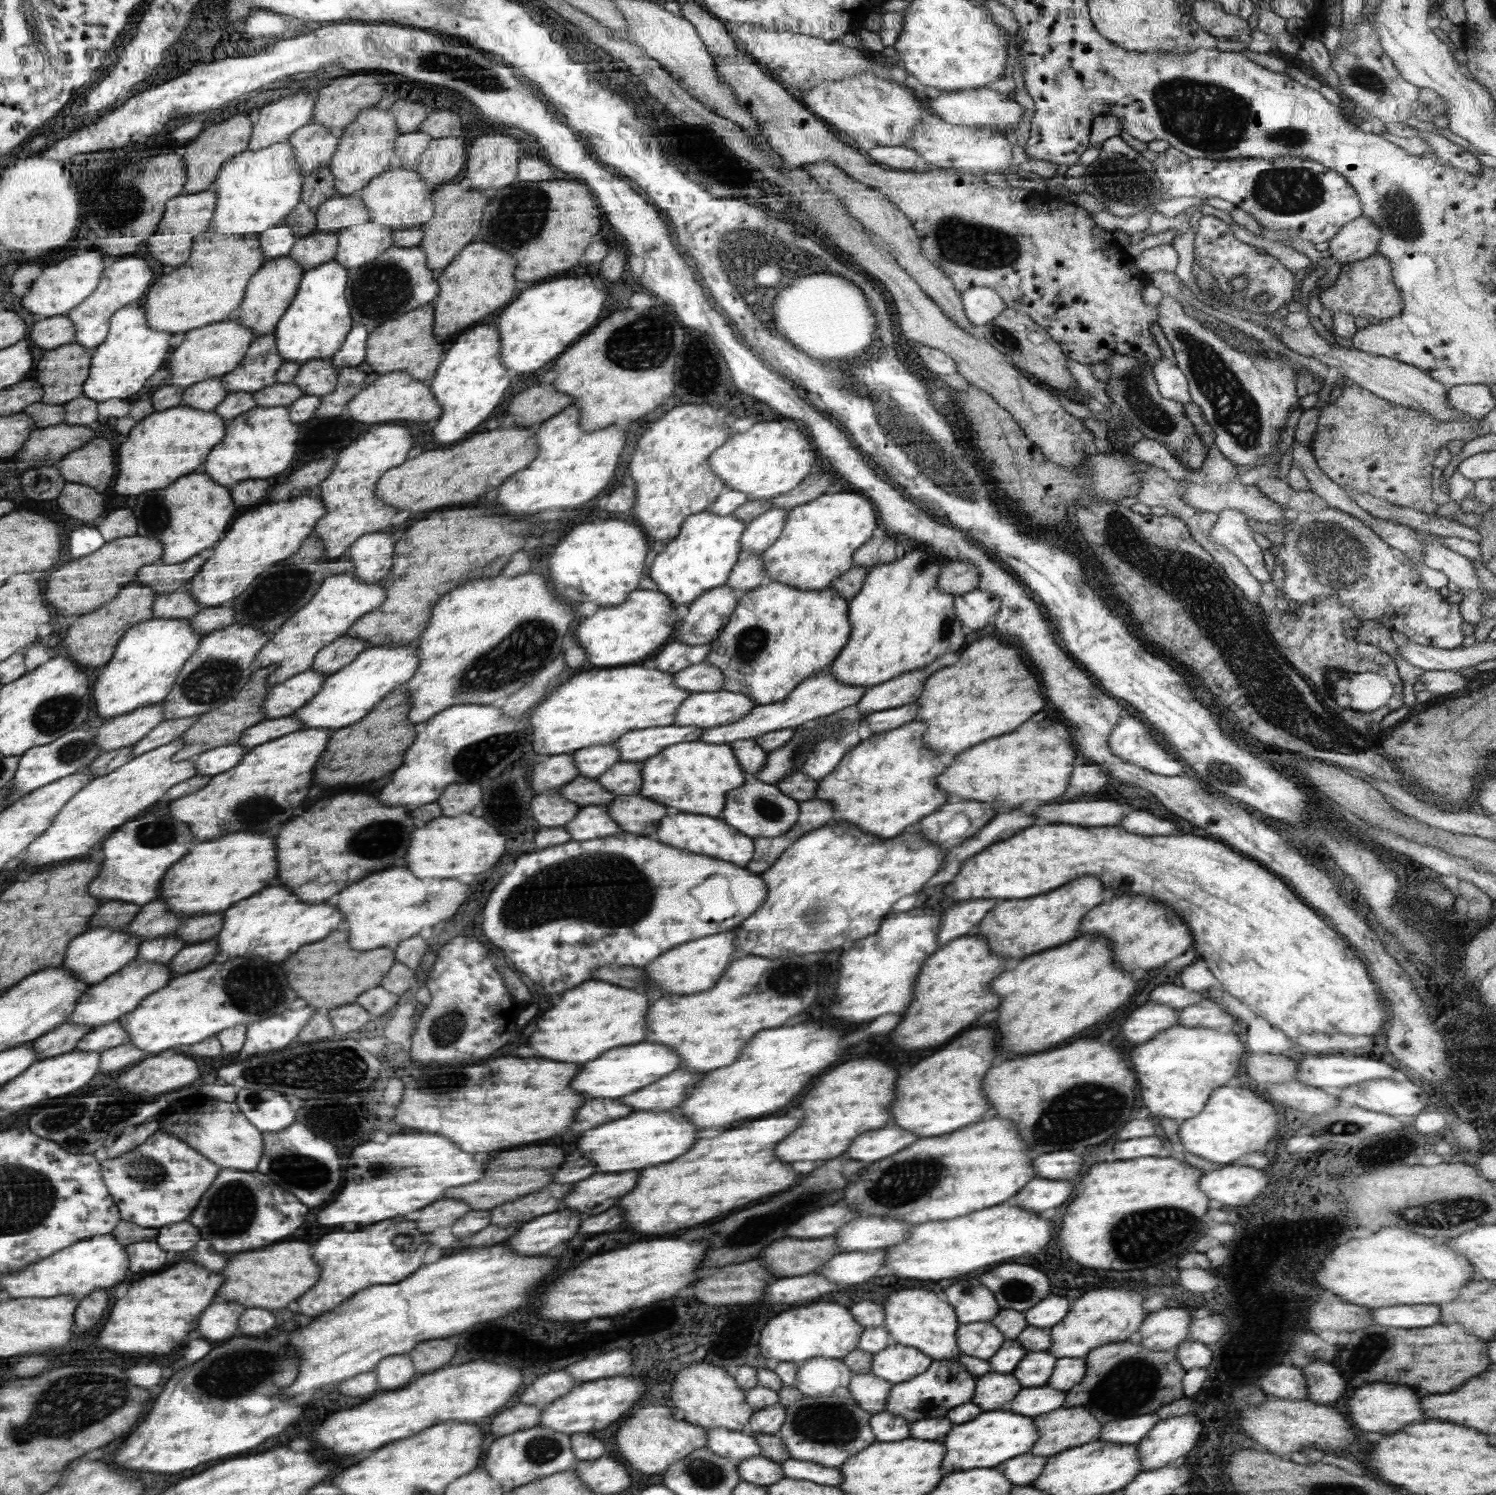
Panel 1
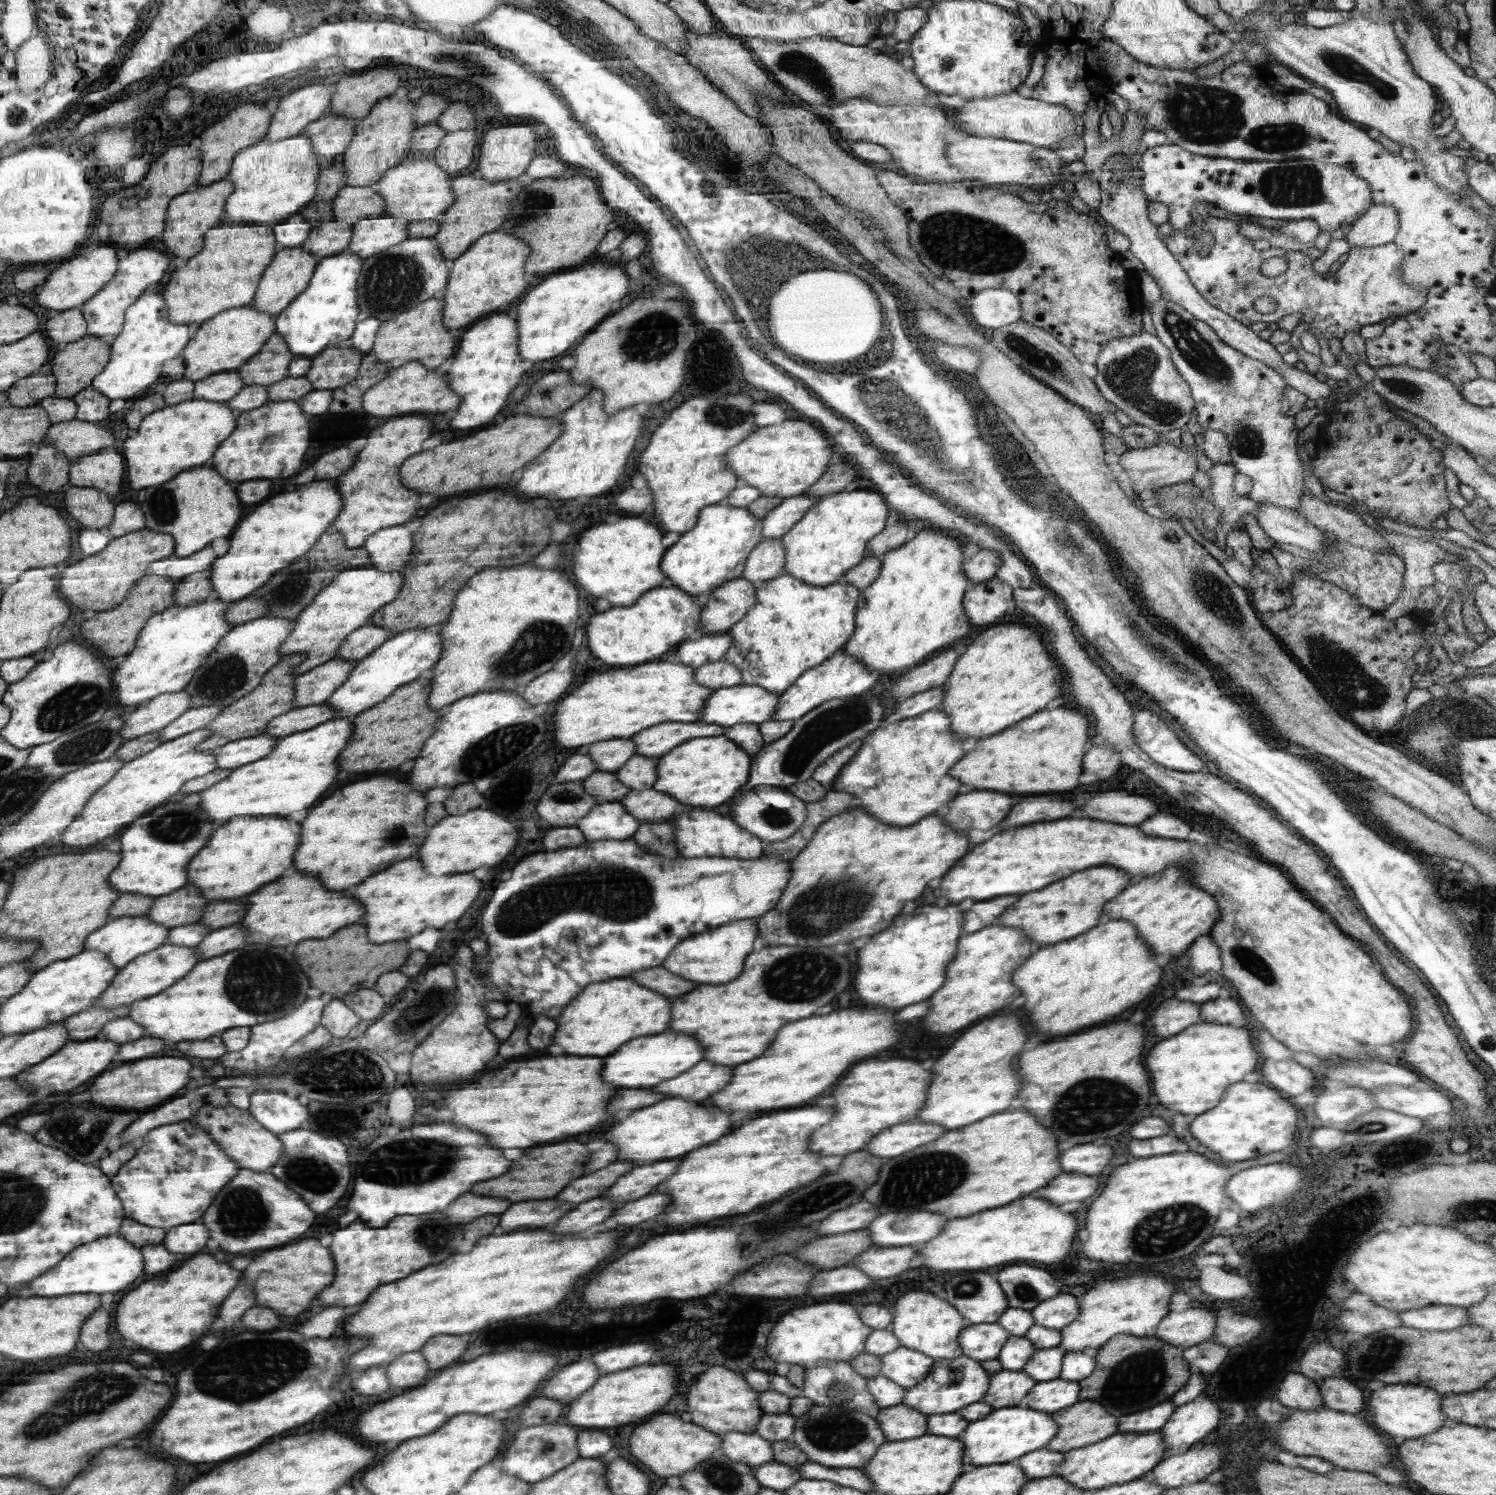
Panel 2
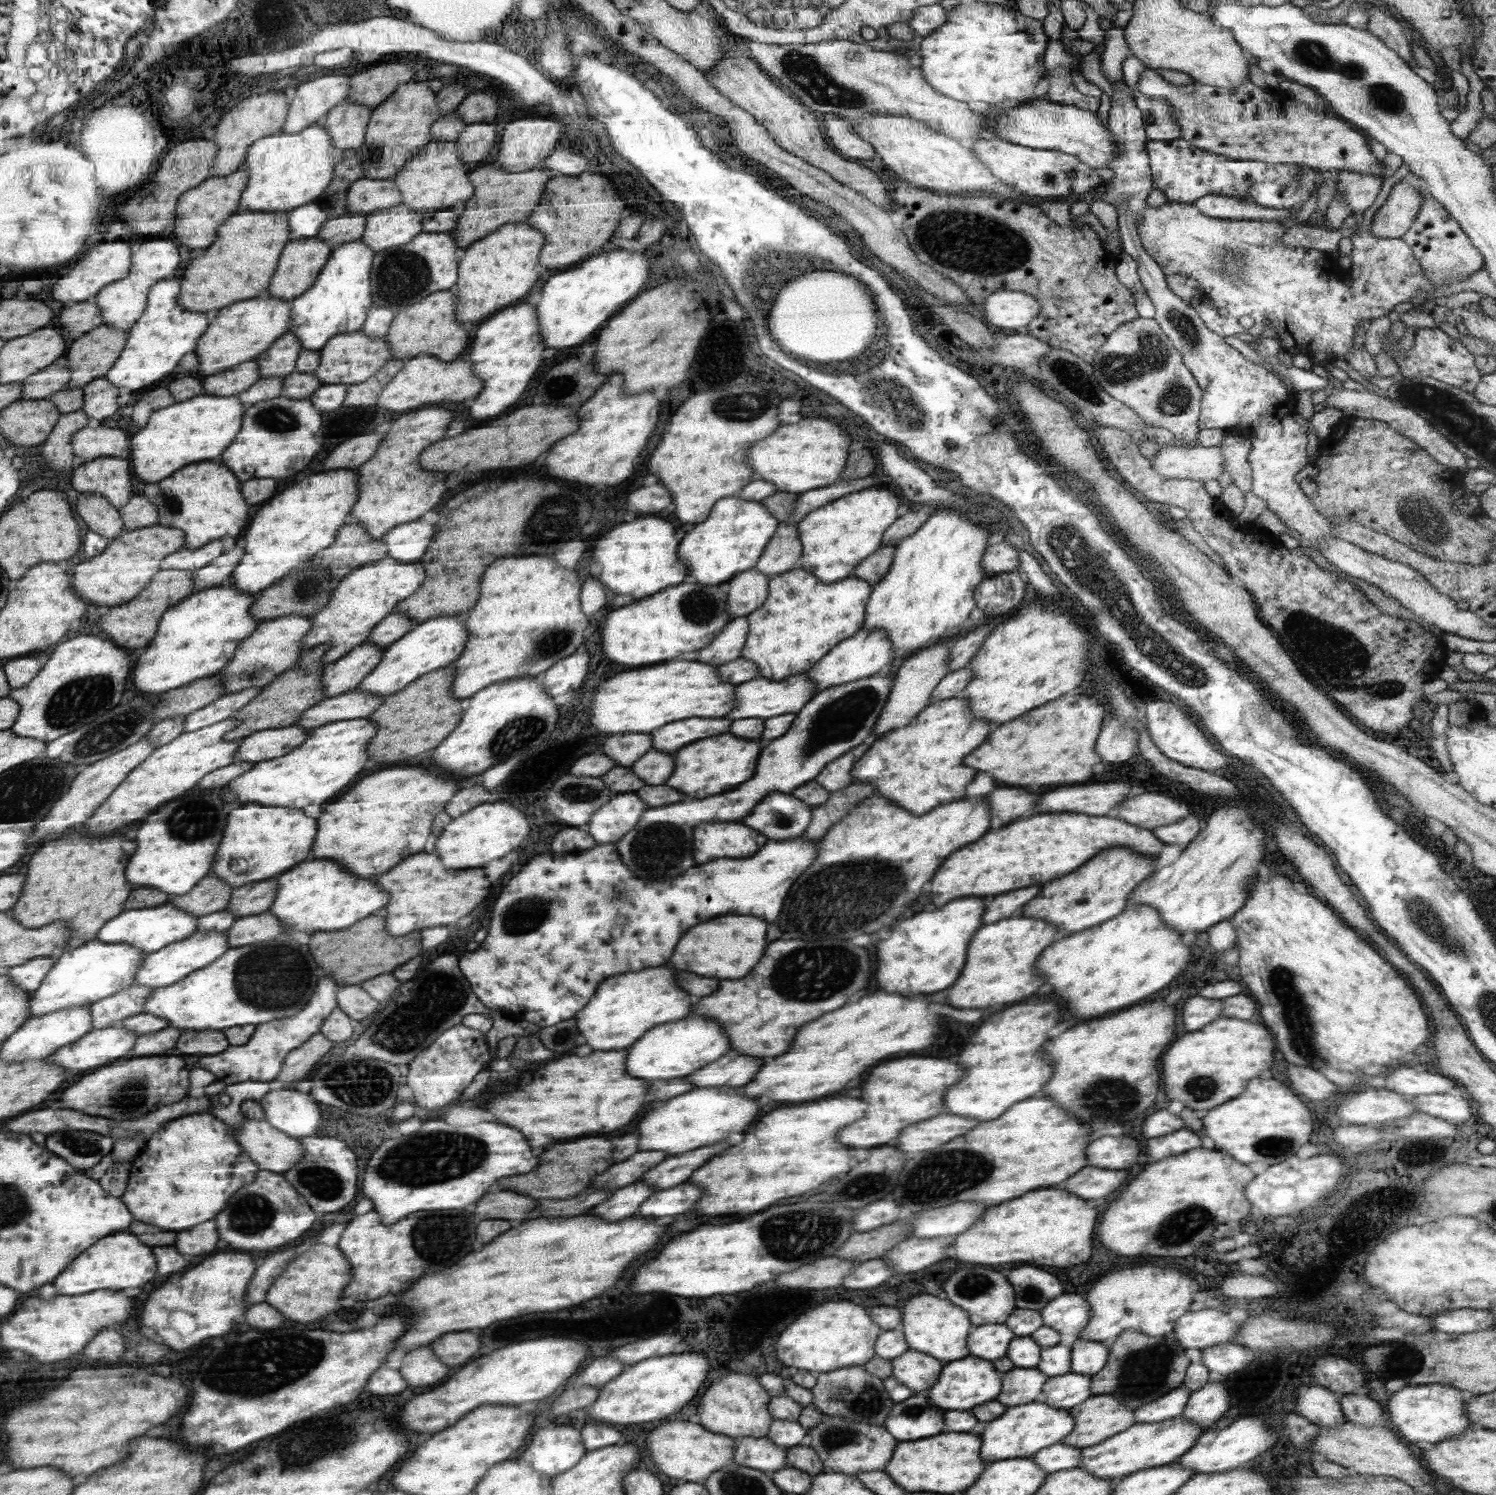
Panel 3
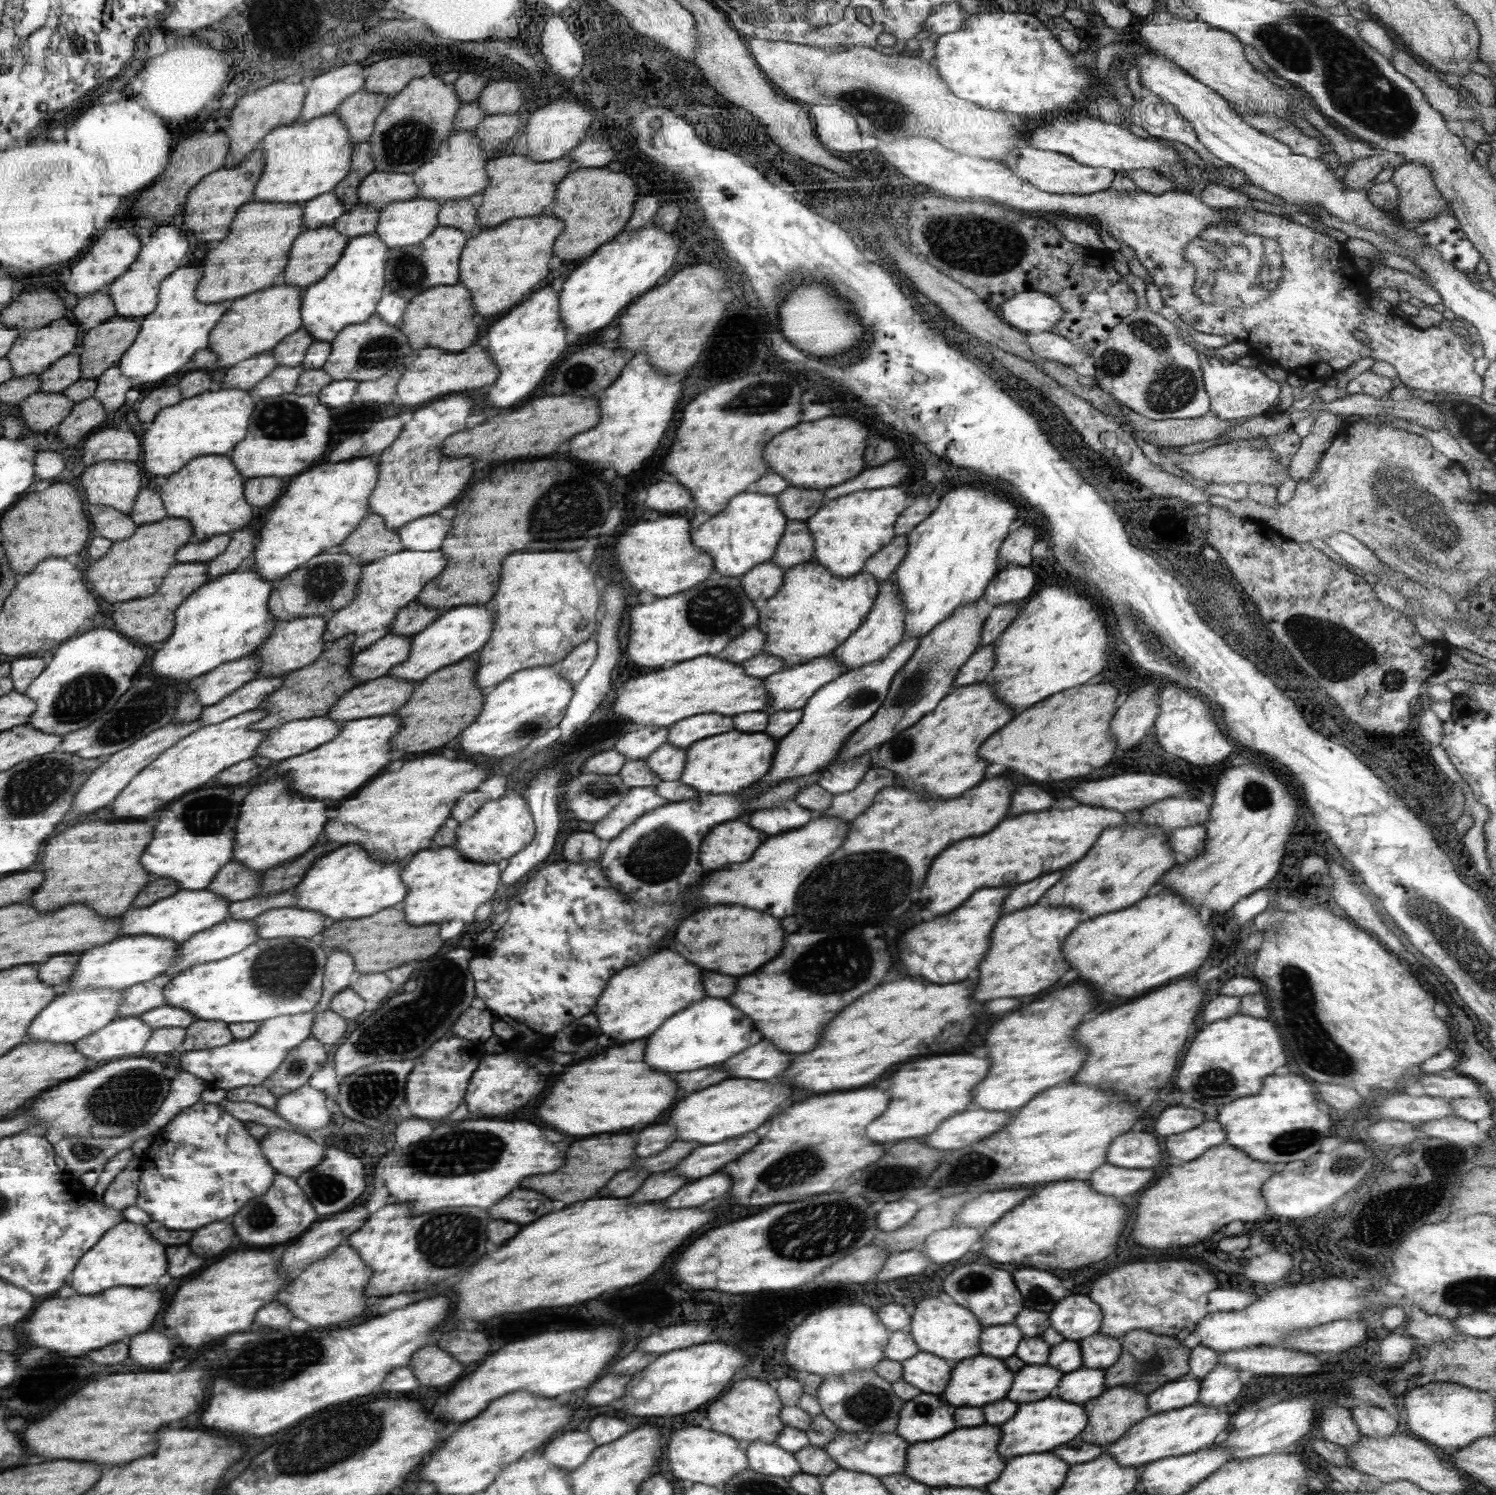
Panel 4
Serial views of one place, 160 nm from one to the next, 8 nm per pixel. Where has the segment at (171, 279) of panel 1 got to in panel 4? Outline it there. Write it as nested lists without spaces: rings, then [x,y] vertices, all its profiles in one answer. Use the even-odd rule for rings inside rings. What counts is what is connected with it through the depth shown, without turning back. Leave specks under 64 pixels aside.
[[[258,201],[242,206],[242,214],[238,214],[238,218],[234,220],[234,230],[230,230],[230,238],[224,238],[222,242],[218,242],[216,248],[212,248],[206,254],[206,258],[204,258],[206,274],[202,275],[202,286],[197,287],[196,298],[202,303],[224,303],[224,300],[233,302],[280,283],[285,272],[286,262],[288,262],[290,246],[292,246],[294,238],[299,237],[305,231],[302,215],[304,215],[302,203]]]

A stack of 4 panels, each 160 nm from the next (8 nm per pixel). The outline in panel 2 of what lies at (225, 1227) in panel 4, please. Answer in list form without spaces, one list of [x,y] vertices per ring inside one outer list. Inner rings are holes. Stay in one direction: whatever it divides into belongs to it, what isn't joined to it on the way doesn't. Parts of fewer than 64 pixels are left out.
[[[182,1224],[174,1226],[170,1234],[166,1234],[164,1246],[176,1254],[196,1254],[206,1246],[208,1228],[204,1224]]]

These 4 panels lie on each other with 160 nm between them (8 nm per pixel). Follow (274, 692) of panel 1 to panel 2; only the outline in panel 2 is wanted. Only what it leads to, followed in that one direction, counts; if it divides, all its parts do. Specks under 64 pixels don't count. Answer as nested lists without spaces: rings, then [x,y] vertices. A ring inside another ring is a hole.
[[[333,659],[297,675],[297,697],[294,698],[294,708],[316,706],[329,701],[349,680],[355,663],[346,659]]]

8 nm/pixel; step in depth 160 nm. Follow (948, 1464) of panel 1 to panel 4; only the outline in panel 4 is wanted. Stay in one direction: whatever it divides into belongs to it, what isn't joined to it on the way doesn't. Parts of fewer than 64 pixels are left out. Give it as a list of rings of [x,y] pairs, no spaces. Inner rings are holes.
[[[1046,1398],[1044,1402],[1038,1400],[1030,1404],[1020,1404],[1014,1418],[1000,1426],[1002,1440],[1000,1440],[998,1452],[1002,1458],[1012,1458],[1012,1456],[1022,1456],[1022,1454],[1054,1450],[1056,1446],[1062,1446],[1070,1442],[1072,1438],[1076,1438],[1086,1428],[1086,1422],[1088,1422],[1088,1414],[1084,1406],[1066,1402],[1060,1398]]]

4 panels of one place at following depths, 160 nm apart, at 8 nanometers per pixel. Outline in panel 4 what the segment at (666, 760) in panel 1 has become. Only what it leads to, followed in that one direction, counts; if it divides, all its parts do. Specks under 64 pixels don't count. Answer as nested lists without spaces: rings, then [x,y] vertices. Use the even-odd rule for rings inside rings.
[[[732,730],[728,734],[718,734],[714,738],[696,742],[694,746],[688,748],[688,760],[682,774],[682,782],[708,794],[738,792],[768,774],[768,770],[772,768],[774,752],[776,752],[776,740],[772,740],[762,732],[748,734]]]

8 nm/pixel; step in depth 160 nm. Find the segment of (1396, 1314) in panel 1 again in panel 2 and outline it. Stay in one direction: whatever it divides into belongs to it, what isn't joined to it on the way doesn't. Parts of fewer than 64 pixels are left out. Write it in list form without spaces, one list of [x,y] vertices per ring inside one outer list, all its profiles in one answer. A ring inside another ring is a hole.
[[[1426,1306],[1418,1310],[1399,1312],[1404,1326],[1418,1328],[1418,1330],[1430,1330],[1430,1332],[1442,1332],[1442,1330],[1454,1330],[1458,1326],[1470,1324],[1470,1318],[1464,1308],[1456,1306]]]

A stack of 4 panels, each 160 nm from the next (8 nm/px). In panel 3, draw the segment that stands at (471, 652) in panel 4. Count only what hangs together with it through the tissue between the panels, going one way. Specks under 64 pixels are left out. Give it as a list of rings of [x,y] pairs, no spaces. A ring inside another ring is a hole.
[[[446,615],[417,623],[408,634],[385,649],[381,664],[365,678],[358,689],[380,698],[401,693],[401,690],[418,677],[452,666],[453,662],[465,652],[468,642],[469,628],[465,625],[464,616]]]

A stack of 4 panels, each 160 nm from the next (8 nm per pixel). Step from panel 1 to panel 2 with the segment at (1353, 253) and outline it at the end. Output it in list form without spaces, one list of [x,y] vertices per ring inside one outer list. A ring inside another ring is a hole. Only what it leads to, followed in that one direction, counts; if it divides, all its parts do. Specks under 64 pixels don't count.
[[[1372,204],[1360,219],[1346,228],[1344,239],[1352,247],[1374,248],[1391,244],[1398,235],[1398,211]]]

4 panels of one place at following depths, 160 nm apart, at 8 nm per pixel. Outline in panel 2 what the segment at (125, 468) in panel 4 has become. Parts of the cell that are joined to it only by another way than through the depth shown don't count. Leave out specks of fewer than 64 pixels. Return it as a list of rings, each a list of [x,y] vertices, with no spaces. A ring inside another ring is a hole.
[[[114,446],[69,461],[69,482],[72,486],[95,488],[112,498],[120,494],[124,480],[124,458],[120,464],[120,454]]]

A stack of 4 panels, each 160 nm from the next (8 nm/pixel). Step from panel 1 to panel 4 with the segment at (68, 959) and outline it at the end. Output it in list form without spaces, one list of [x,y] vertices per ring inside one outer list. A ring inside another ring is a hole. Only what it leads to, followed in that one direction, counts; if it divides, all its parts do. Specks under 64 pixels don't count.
[[[180,889],[172,896],[157,900],[152,906],[128,910],[122,920],[122,936],[158,935],[182,943],[188,941],[193,934],[201,933],[219,922],[229,918],[230,901],[219,894],[204,890]]]

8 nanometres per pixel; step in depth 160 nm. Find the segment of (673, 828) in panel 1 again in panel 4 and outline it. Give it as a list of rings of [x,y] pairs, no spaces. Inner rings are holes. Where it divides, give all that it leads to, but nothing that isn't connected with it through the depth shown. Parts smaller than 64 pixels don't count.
[[[734,820],[722,826],[714,826],[714,830],[702,842],[701,865],[708,871],[722,868],[728,864],[740,864],[752,858],[754,850],[766,842],[768,834],[754,830],[752,826]]]

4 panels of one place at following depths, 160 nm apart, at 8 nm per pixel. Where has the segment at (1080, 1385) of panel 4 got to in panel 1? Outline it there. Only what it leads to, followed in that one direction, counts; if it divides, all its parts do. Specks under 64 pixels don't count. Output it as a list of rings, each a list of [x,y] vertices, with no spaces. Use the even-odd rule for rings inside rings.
[[[1046,1385],[1038,1388],[1022,1388],[1018,1396],[1012,1400],[1012,1412],[1024,1416],[1046,1414],[1050,1410],[1062,1408],[1066,1395],[1066,1392]]]

